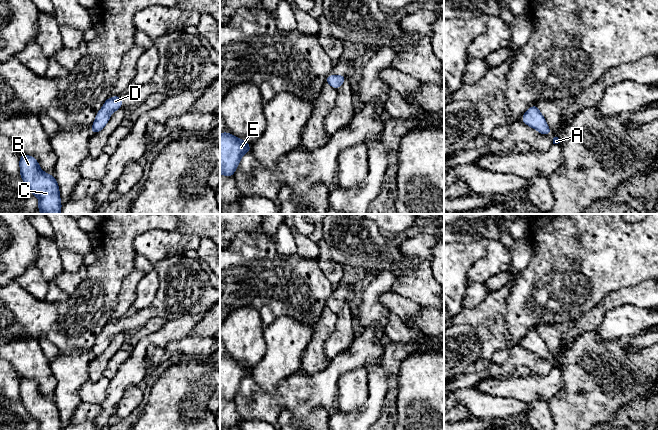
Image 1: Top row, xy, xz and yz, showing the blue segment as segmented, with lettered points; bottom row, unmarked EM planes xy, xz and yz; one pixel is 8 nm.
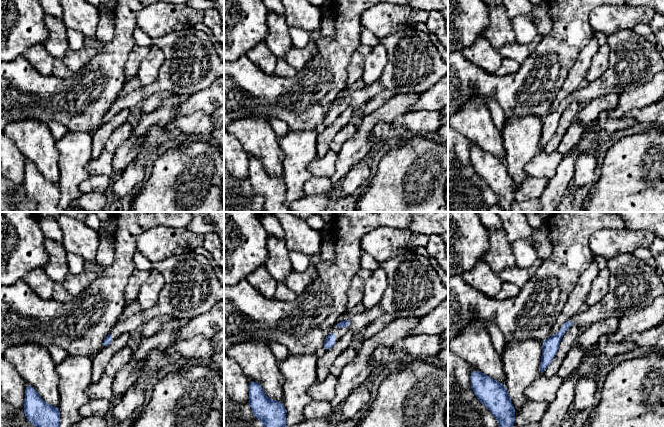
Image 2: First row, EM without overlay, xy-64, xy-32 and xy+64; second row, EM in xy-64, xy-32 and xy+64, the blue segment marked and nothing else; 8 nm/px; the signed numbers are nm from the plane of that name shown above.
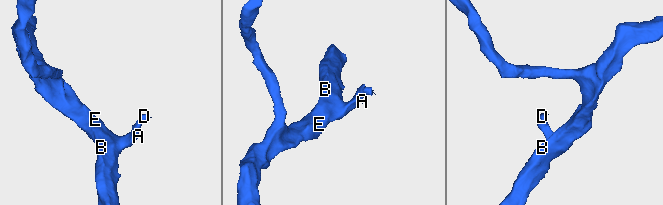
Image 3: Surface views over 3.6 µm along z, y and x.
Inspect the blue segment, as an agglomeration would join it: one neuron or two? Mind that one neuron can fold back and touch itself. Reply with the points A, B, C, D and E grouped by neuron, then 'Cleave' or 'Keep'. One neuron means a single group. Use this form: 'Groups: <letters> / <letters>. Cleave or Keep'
Groups: A B C D E. Keep

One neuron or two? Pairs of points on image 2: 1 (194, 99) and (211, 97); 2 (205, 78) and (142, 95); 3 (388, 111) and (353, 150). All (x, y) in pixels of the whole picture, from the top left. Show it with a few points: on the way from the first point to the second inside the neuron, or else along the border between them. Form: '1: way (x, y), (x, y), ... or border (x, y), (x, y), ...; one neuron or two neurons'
1: way (198, 99), (207, 99); one neuron
2: way (189, 78), (171, 78), (158, 85); one neuron
3: way (377, 116), (366, 127), (363, 139); one neuron

